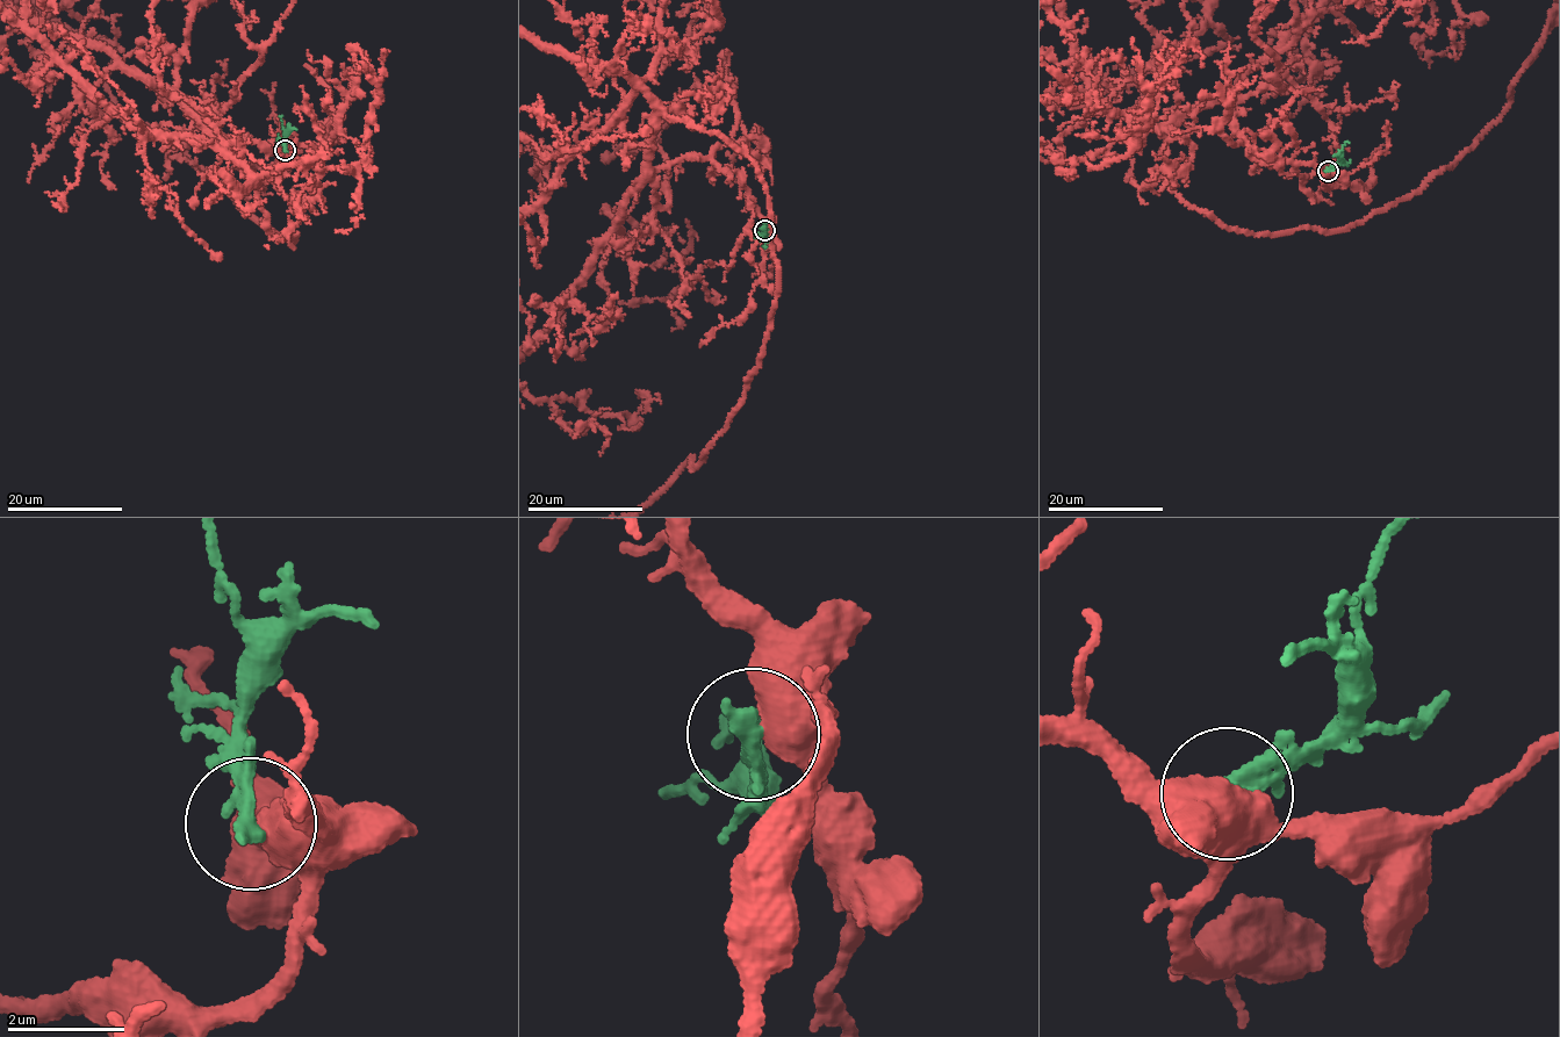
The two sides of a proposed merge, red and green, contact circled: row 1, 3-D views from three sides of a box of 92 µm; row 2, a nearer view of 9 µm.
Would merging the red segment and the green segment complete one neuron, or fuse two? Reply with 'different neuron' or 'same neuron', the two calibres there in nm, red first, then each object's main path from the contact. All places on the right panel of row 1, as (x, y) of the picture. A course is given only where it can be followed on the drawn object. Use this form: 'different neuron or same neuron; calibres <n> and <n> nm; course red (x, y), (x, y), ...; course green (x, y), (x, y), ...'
different neuron; calibres 500 and 340 nm; course green (1329, 170), (1339, 163), (1341, 151), (1348, 142)

